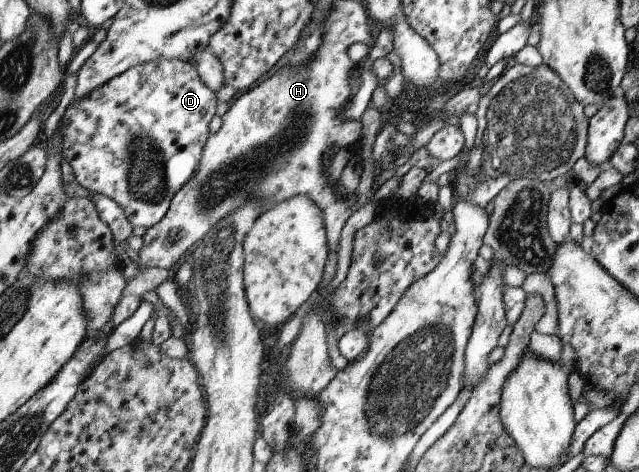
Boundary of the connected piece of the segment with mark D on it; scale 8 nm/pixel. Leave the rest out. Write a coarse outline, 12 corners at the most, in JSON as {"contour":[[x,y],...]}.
{"contour":[[183,59],[70,102],[65,160],[133,228],[199,170],[215,94]]}

